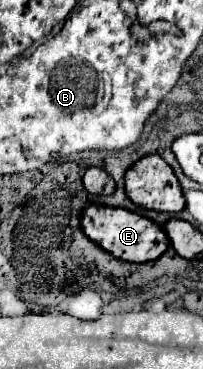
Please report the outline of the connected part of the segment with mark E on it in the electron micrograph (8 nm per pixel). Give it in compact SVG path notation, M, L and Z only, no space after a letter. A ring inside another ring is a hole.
M88 205L86 209L82 209L80 227L90 241L98 243L102 249L106 249L108 253L122 261L146 263L158 259L168 249L168 237L164 237L164 229L158 223L122 207Z

